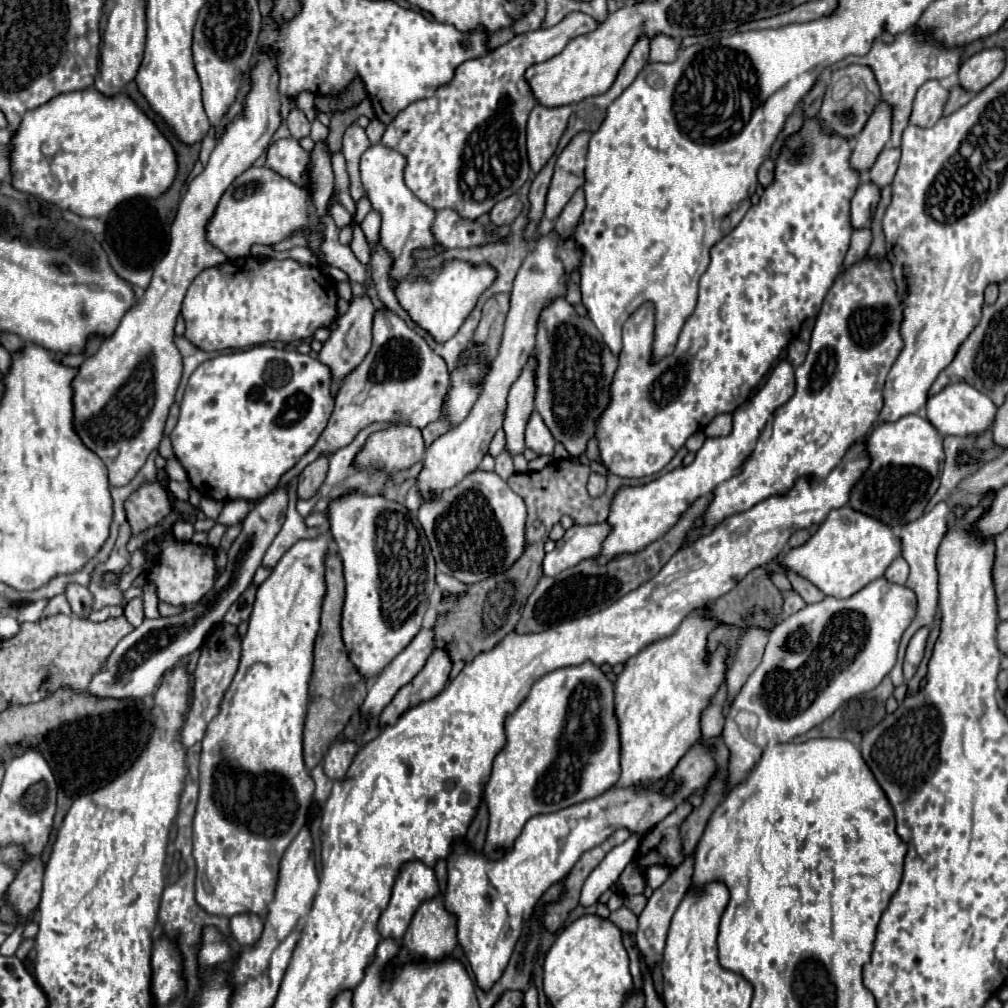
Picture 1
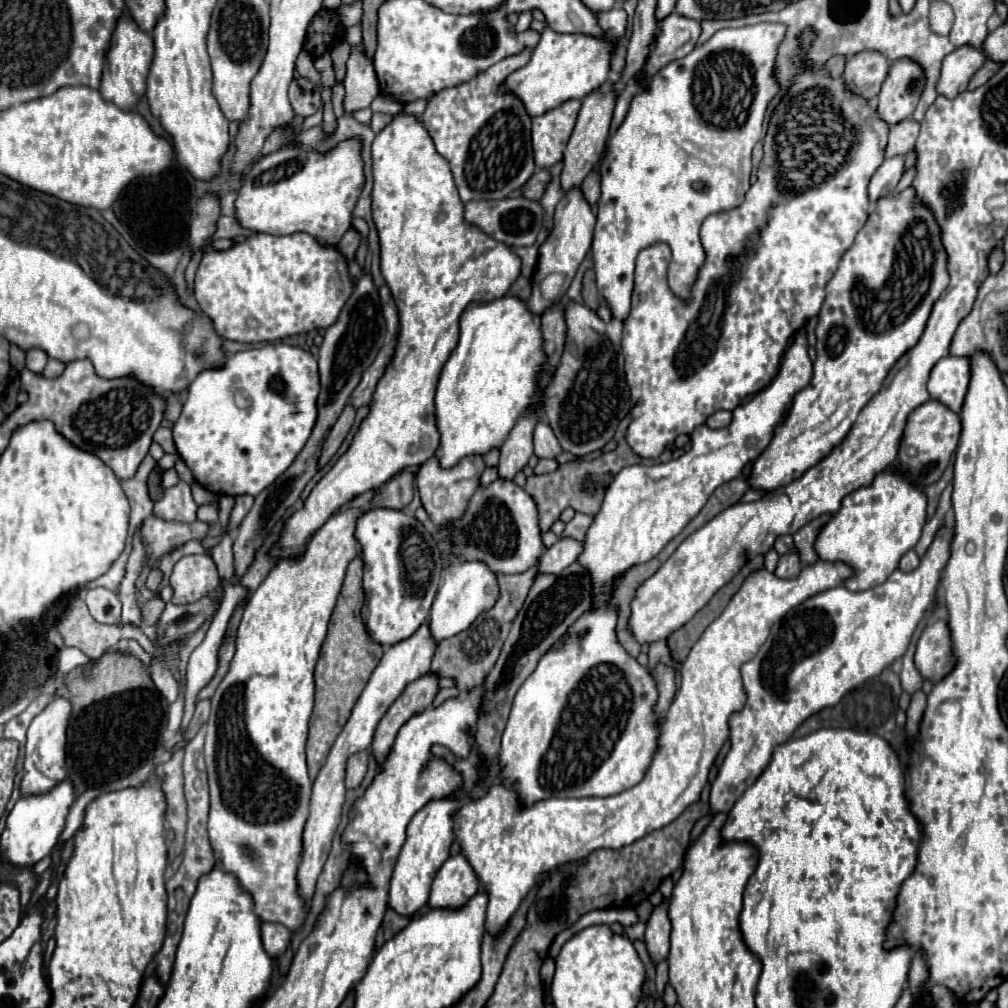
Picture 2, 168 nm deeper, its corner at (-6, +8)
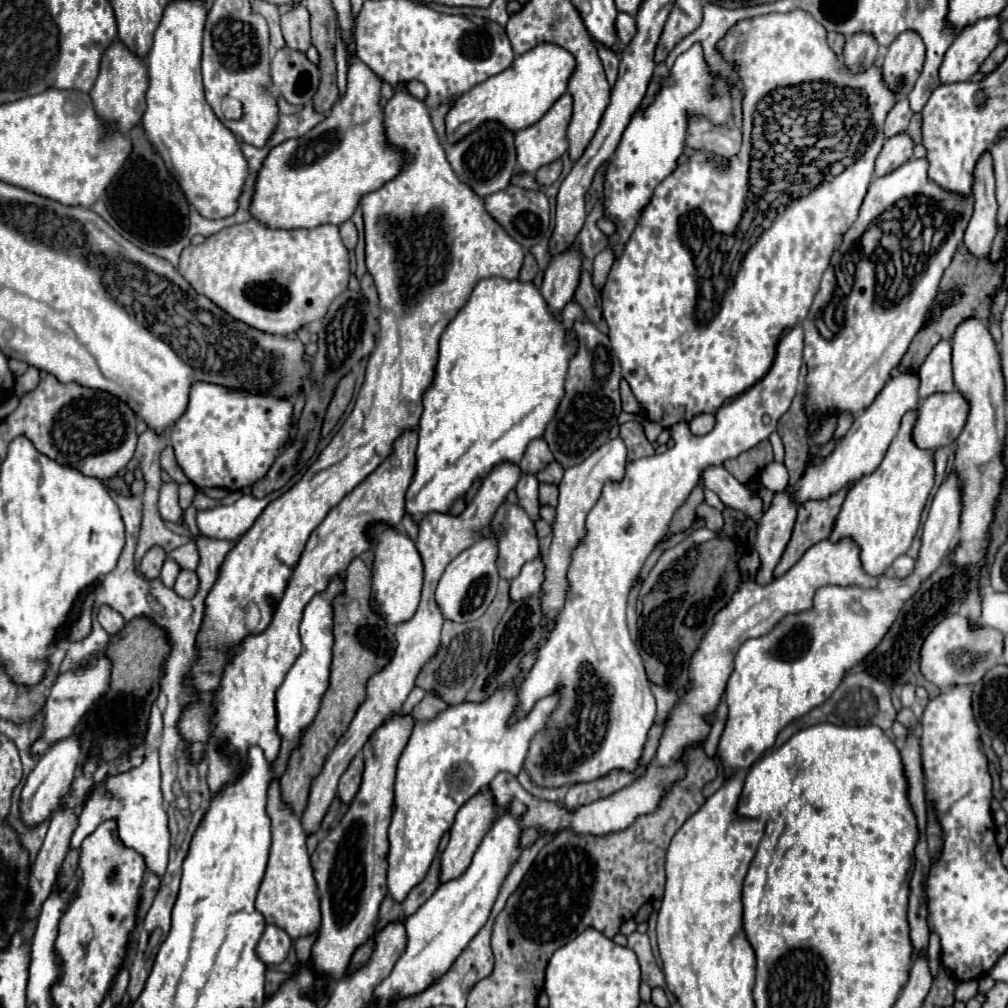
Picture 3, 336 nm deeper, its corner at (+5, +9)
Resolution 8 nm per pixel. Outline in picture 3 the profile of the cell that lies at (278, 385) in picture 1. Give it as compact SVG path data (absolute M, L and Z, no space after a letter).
M195 382L187 412L171 428L169 438L179 466L197 488L217 486L233 492L253 486L267 474L289 440L291 414L291 400L247 396L247 392Z

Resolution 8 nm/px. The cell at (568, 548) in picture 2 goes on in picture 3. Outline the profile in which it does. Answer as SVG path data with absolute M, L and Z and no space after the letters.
M539 556L537 560L527 562L523 566L521 574L511 580L511 590L509 590L511 602L527 600L529 596L539 592L541 584L543 584L543 562L541 562L541 556Z

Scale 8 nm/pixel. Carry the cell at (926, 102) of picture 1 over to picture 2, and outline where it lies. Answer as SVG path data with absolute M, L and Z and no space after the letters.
M956 49L942 61L940 79L936 83L936 91L942 97L954 99L958 93L966 91L970 77L984 65L986 57L980 49Z

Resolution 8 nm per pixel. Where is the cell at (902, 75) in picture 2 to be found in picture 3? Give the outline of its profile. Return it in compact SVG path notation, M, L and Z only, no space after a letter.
M913 30L901 32L889 46L883 60L883 78L887 86L901 96L907 96L919 78L925 60L925 44Z

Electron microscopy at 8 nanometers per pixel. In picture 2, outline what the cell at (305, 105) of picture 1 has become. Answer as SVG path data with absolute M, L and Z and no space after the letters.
M302 53L302 55L298 57L298 61L296 61L296 75L304 77L304 79L308 79L308 81L312 81L312 83L318 83L318 73L316 73L316 69L314 69L314 59L312 59L310 55Z

